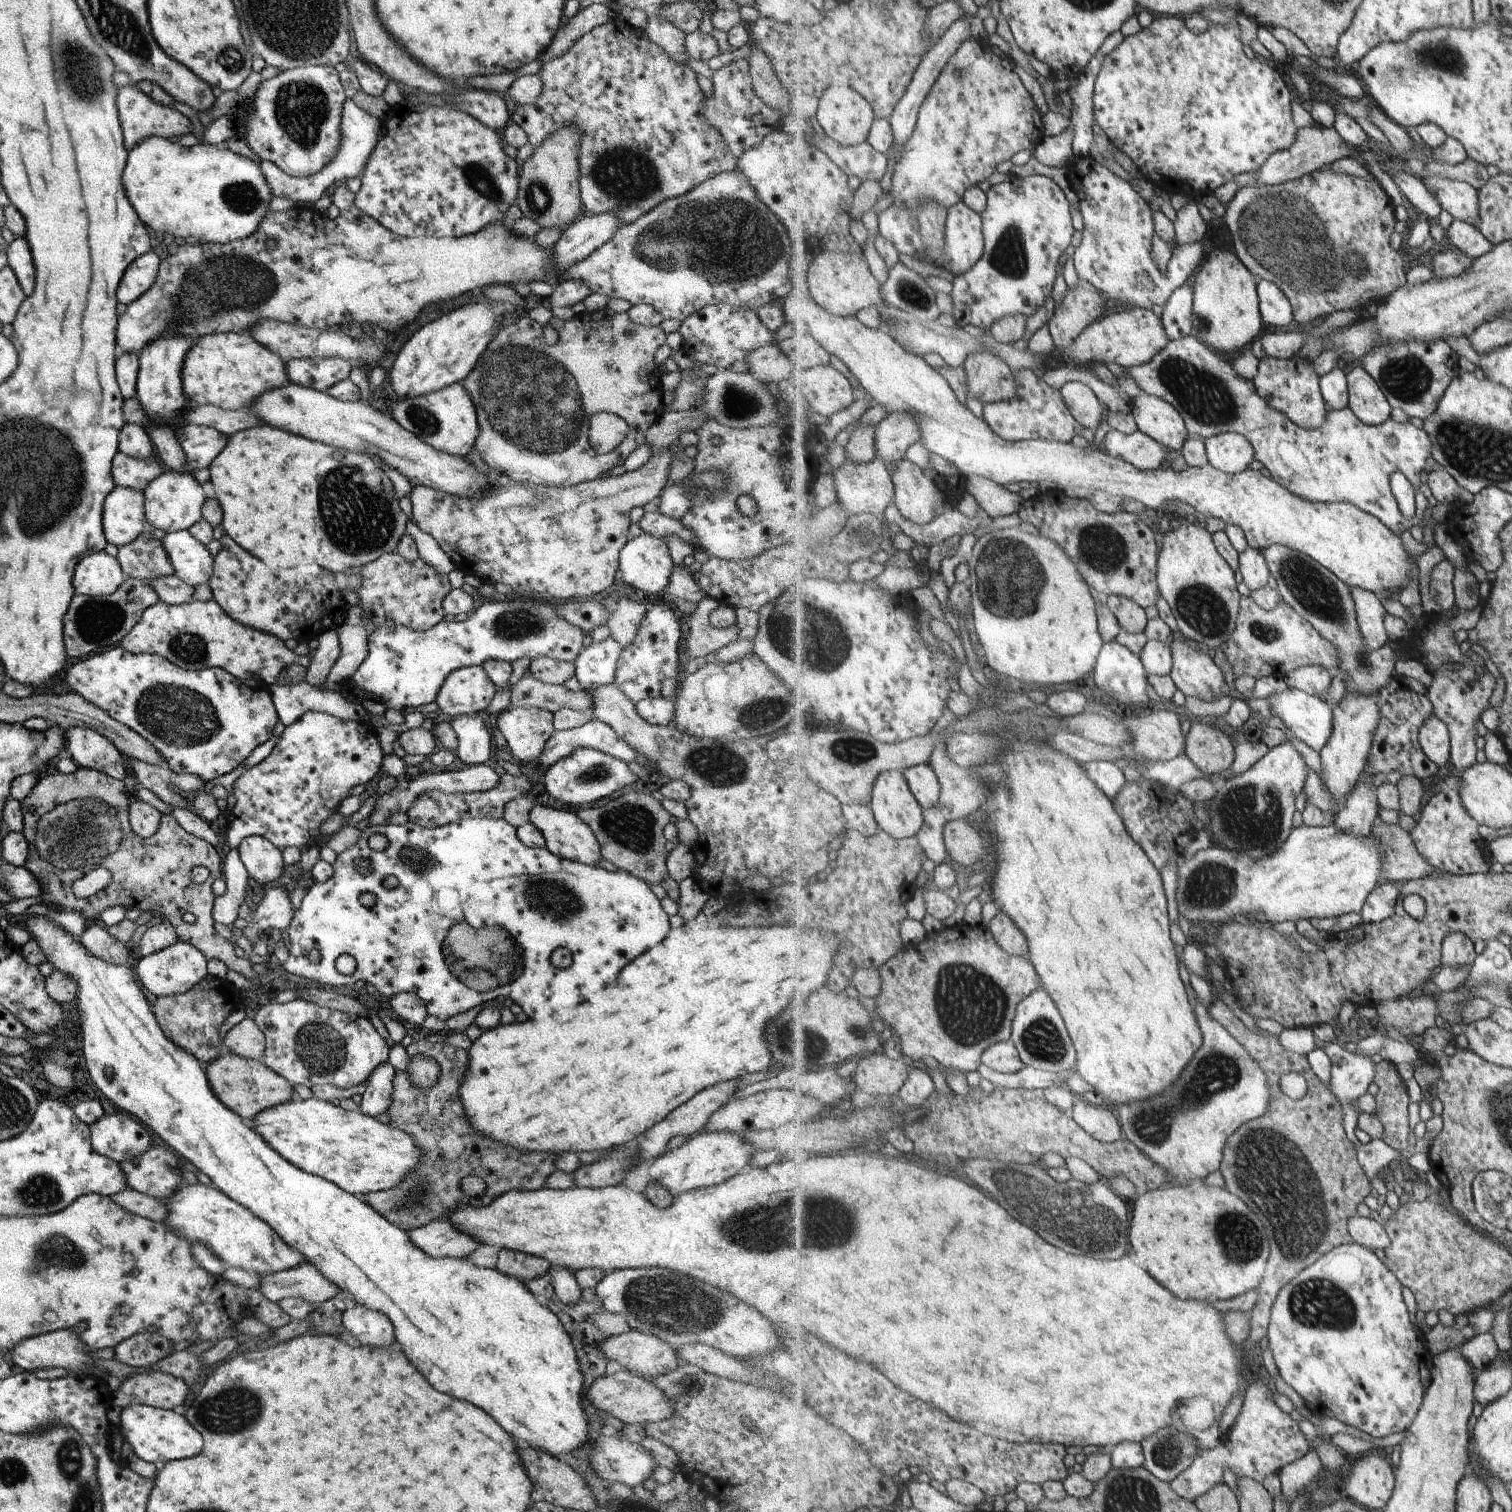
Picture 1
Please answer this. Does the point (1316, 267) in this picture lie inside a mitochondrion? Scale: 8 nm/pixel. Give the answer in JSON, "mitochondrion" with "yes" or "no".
{"mitochondrion":"yes"}

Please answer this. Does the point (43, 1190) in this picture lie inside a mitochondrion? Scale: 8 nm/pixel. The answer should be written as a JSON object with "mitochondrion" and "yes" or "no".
{"mitochondrion":"yes"}

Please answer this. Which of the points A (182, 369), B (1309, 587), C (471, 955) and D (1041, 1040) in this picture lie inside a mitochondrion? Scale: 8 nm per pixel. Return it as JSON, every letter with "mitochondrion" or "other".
{"A":"other","B":"mitochondrion","C":"mitochondrion","D":"mitochondrion"}

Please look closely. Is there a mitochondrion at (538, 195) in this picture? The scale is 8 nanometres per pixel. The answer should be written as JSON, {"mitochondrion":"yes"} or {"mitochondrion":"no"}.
{"mitochondrion":"yes"}

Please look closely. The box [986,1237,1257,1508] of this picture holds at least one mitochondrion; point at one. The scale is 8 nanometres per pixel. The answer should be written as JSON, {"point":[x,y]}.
{"point":[1167,1454]}

